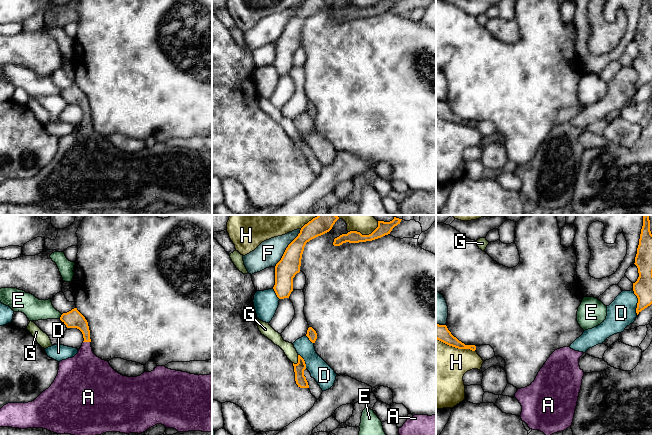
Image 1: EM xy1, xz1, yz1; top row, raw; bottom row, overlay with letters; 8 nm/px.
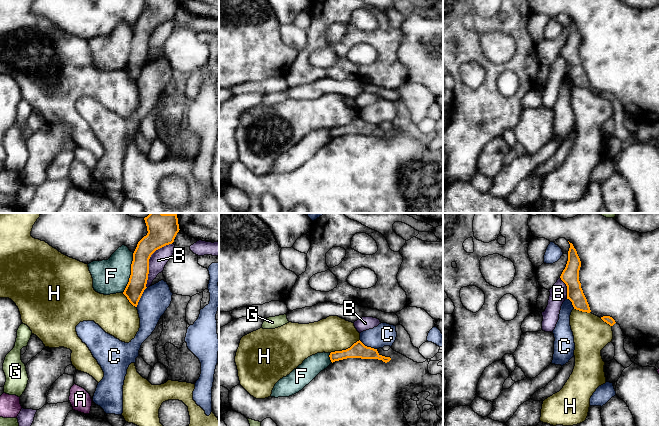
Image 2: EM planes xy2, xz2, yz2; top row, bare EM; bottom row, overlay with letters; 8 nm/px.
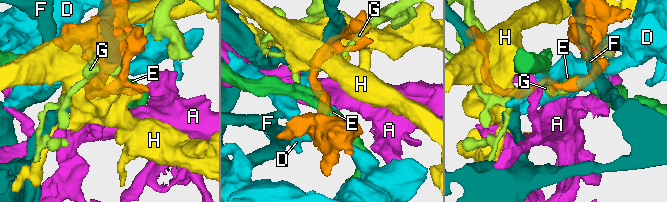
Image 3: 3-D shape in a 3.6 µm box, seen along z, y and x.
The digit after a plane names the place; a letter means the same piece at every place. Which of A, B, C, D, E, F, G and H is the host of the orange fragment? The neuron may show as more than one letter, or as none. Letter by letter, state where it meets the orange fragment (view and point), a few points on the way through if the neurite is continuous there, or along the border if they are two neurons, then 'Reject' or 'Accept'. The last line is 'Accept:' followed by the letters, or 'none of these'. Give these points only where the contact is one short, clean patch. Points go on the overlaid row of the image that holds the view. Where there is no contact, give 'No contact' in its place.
A: Touches orange at xy1 (87, 341). Path across: xy1 (73, 319), (85, 330), (87, 341), (85, 372). Accept
B: Touches orange at xy2 (148, 261). Reject
C: Touches orange at xy2 (140, 297). Boundary: xy2 (146, 287), (136, 307). Reject
D: Touches orange at yz1 (638, 302). Reject
E: Touches orange at xy1 (61, 316). Boundary: xy1 (62, 314), (59, 318). Reject
F: Touches orange at xy2 (131, 273). Reject
G: Touches orange at xz1 (298, 360). Reject
H: Touches orange at yz1 (455, 347). Reject
Accept: A

